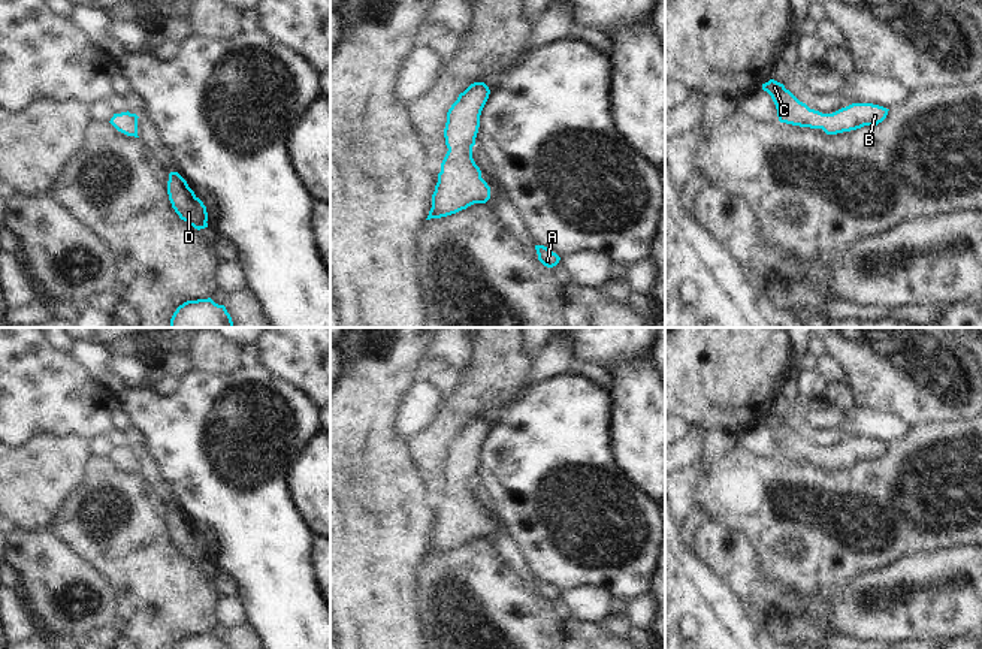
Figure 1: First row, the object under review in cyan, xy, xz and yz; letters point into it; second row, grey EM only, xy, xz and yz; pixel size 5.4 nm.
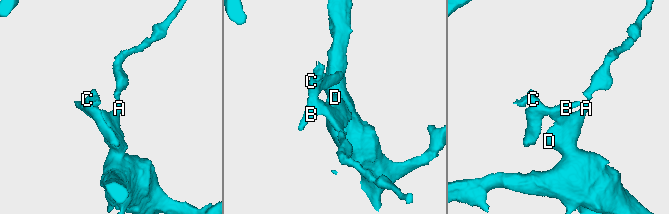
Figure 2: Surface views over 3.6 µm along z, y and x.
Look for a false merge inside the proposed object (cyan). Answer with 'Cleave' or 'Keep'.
Keep.

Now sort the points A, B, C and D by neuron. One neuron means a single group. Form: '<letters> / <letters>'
A B C D

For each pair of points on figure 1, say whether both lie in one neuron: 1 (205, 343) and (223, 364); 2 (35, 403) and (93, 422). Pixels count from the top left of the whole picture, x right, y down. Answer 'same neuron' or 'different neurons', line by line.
1: same neuron
2: same neuron

